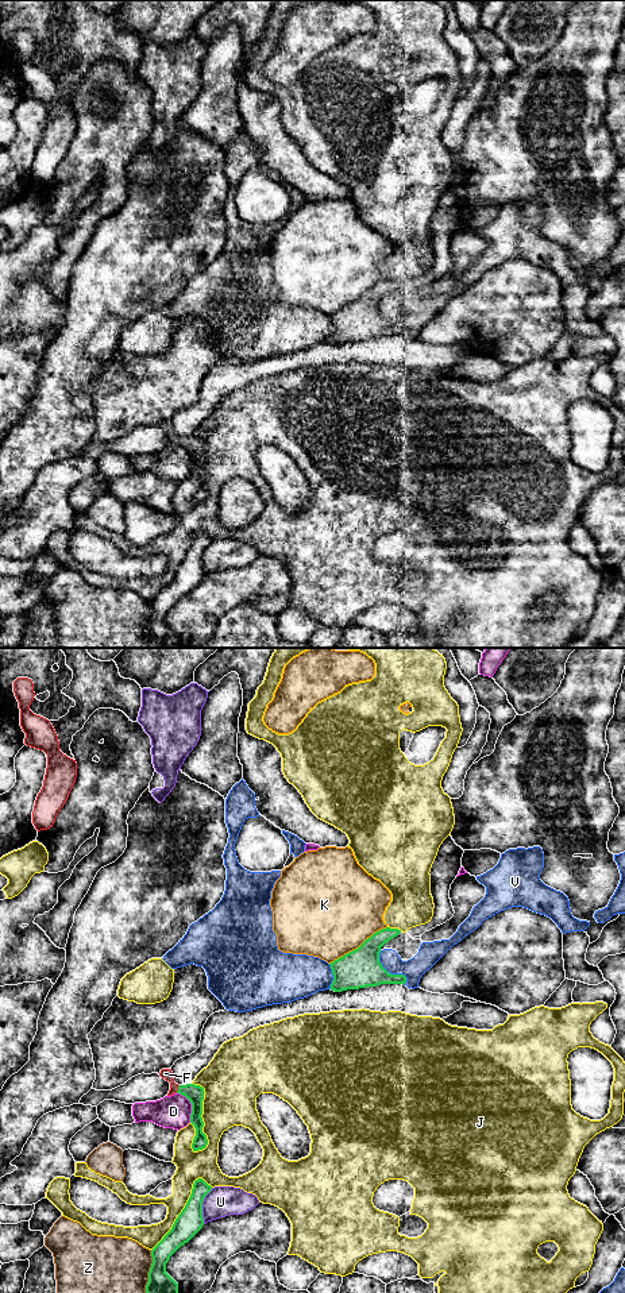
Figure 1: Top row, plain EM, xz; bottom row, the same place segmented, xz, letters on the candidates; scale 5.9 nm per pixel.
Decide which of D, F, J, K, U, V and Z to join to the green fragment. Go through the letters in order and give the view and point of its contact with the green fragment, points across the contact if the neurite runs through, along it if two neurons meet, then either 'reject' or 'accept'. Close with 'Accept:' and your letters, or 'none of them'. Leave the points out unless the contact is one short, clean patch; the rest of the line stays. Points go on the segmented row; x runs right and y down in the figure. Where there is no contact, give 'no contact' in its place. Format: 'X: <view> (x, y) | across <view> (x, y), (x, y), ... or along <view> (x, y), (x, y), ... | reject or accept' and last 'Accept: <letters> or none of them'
D: xz (192, 1106) | reject
F: xz (178, 1089) | across xz (195, 1093), (178, 1089), (165, 1073) | accept
J: xz (200, 1116) | reject
K: xz (359, 946) | reject
U: xz (201, 1205) | reject
V: xz (390, 973) | reject
Z: xz (149, 1272) | reject
Accept: F

